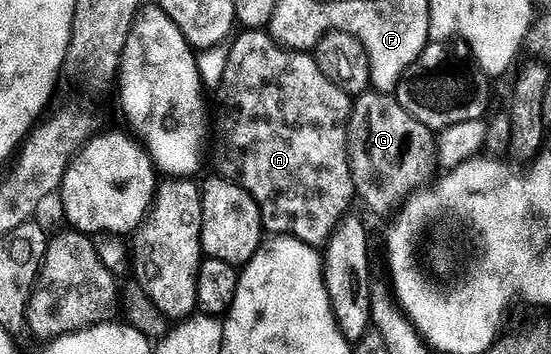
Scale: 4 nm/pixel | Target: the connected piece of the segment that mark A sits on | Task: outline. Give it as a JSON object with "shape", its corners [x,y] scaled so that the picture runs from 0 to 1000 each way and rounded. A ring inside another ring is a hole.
{"shape":[[[481,82],[437,88],[432,110],[426,105],[416,121],[410,158],[412,186],[407,192],[405,226],[392,246],[396,263],[396,314],[385,322],[385,424],[388,412],[388,458],[396,466],[394,489],[445,531],[465,565],[475,613],[475,647],[490,667],[525,667],[543,672],[552,689],[572,701],[590,698],[608,644],[621,630],[623,616],[637,602],[635,579],[646,571],[639,475],[635,472],[635,316],[639,308],[637,268],[624,263],[574,181],[568,150],[519,141],[505,127]]]}

